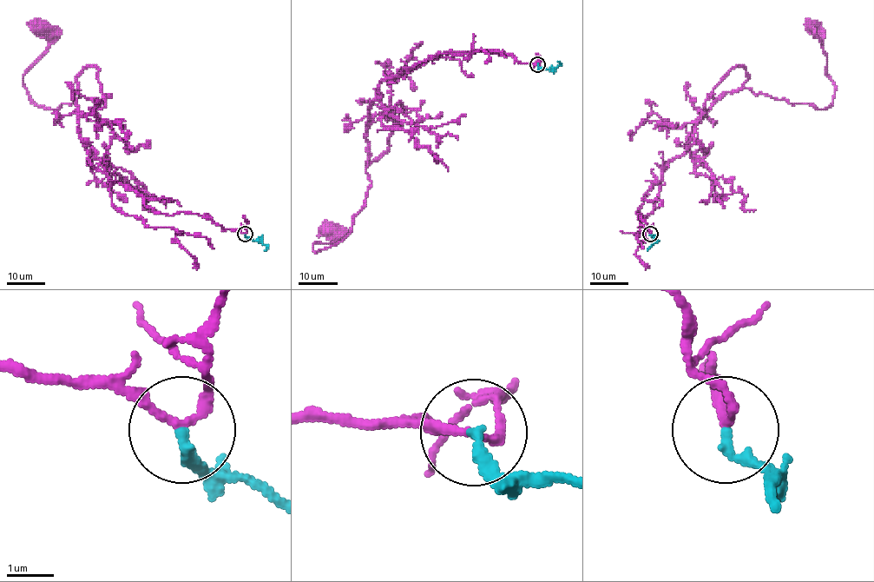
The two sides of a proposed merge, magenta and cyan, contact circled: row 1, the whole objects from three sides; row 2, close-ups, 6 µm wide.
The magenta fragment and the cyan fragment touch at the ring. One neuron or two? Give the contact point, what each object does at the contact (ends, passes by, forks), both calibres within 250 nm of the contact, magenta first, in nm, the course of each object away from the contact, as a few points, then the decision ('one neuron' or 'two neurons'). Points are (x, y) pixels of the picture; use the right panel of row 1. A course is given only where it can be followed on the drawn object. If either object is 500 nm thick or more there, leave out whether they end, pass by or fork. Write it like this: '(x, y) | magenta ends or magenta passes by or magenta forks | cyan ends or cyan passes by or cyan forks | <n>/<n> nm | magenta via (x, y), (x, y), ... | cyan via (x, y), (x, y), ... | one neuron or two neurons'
(650, 234) | magenta passes by | cyan ends | 170/200 nm | magenta via (651, 234), (636, 213), (645, 195), (728, 91), (749, 89), (818, 109), (832, 103), (827, 55), (811, 29) | cyan via (651, 234), (654, 242), (647, 251) | one neuron

